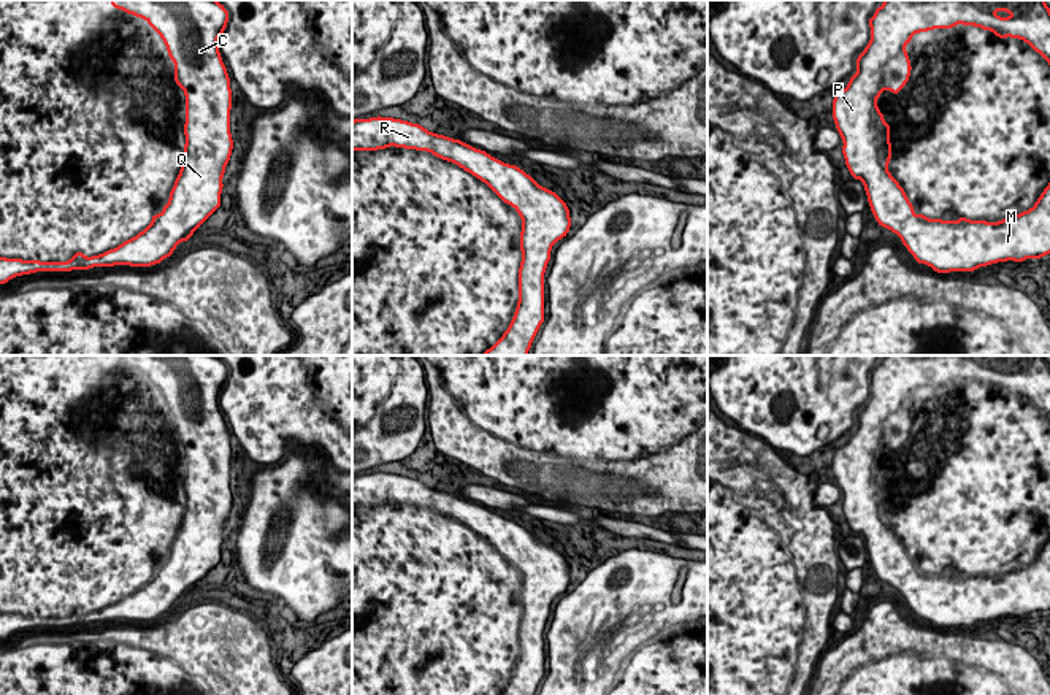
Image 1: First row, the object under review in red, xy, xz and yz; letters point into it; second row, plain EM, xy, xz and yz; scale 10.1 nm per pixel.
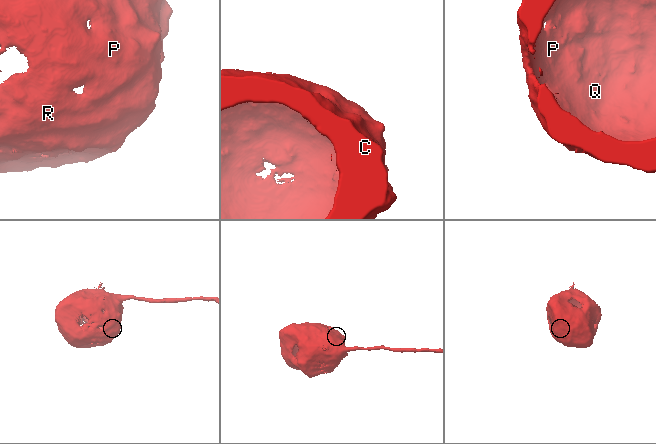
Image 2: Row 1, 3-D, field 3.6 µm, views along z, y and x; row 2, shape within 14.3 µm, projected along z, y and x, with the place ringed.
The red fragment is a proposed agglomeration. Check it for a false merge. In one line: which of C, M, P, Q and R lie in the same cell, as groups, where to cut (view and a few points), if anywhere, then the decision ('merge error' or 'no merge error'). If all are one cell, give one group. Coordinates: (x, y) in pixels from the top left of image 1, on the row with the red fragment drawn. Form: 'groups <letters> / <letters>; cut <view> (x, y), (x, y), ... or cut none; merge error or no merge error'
groups C M P Q R; cut none; no merge error

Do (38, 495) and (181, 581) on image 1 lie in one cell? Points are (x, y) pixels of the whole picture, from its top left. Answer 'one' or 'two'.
one

